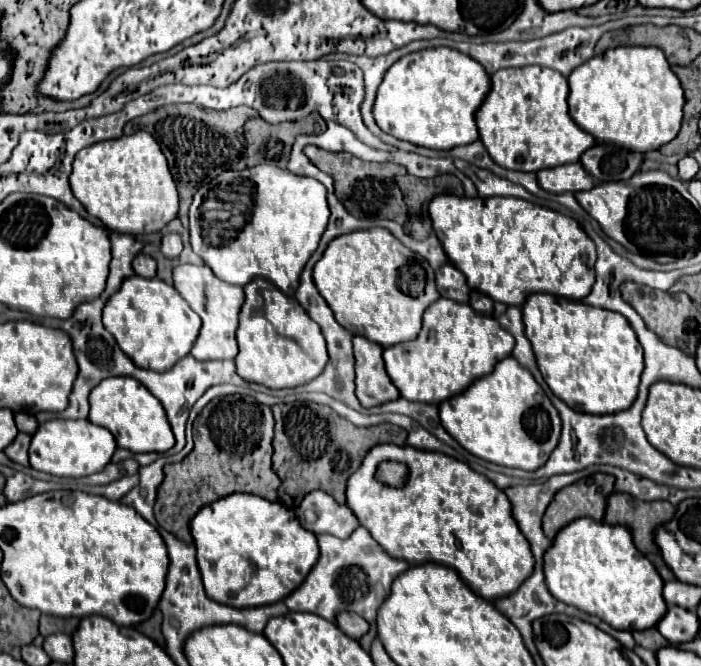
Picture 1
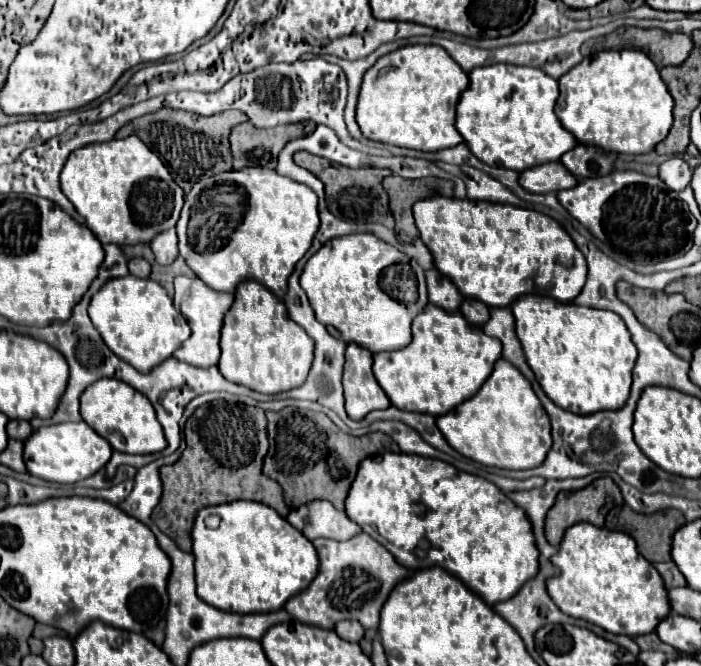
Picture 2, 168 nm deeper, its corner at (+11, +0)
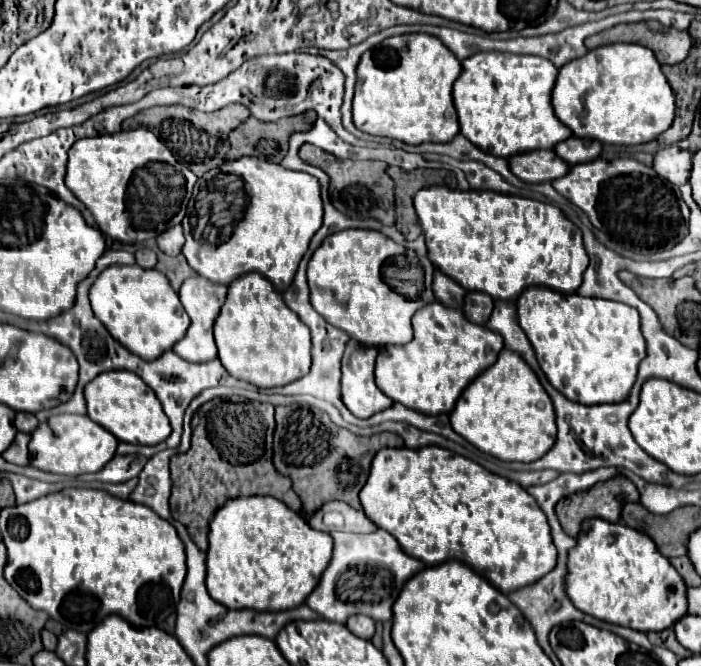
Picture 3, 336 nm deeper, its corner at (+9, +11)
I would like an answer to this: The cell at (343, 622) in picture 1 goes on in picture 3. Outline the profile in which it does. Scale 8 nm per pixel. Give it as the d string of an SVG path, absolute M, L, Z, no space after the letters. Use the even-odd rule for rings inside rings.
M354 615L354 617L350 617L346 621L346 627L354 635L358 635L362 639L372 639L372 635L374 635L374 621L370 617L366 617L366 615Z

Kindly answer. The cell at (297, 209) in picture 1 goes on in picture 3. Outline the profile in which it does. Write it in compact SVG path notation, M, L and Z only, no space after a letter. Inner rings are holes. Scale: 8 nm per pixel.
M240 157L226 163L226 169L230 169L230 173L238 173L238 177L250 185L250 209L246 209L246 217L238 221L238 229L234 229L234 237L230 237L226 245L214 245L214 249L210 249L210 245L198 245L194 237L186 237L182 253L198 275L214 283L230 285L236 277L256 271L282 293L292 283L310 239L322 227L318 179L256 157Z

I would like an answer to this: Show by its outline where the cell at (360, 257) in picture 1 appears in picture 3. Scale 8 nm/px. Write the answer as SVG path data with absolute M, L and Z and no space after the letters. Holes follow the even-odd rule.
M346 229L326 237L326 241L314 251L308 263L308 285L312 307L330 325L346 331L352 339L370 347L406 345L412 339L412 315L434 301L430 277L426 275L420 259L408 257L402 245L372 229Z

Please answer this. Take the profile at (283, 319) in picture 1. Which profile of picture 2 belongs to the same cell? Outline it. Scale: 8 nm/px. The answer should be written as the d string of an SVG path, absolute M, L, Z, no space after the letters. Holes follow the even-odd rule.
M244 280L236 286L236 300L228 310L228 314L224 316L220 346L222 346L222 356L220 356L218 368L222 376L230 382L248 386L250 390L256 390L262 394L278 394L278 392L298 388L300 384L304 384L314 360L314 340L304 332L304 328L300 328L288 316L286 306L256 280Z

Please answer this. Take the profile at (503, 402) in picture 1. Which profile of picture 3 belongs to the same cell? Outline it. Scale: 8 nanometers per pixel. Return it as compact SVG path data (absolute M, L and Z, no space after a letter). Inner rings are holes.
M504 349L498 361L480 373L458 399L450 415L452 427L480 451L494 455L502 461L532 463L540 459L556 441L556 415L554 405L536 373L526 361Z

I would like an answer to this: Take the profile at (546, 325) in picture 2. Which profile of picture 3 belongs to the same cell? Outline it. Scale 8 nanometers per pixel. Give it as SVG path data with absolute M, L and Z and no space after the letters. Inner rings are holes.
M548 287L524 289L516 301L518 323L536 351L548 381L570 401L584 405L620 403L630 395L638 365L646 357L640 315L630 305L564 295Z

